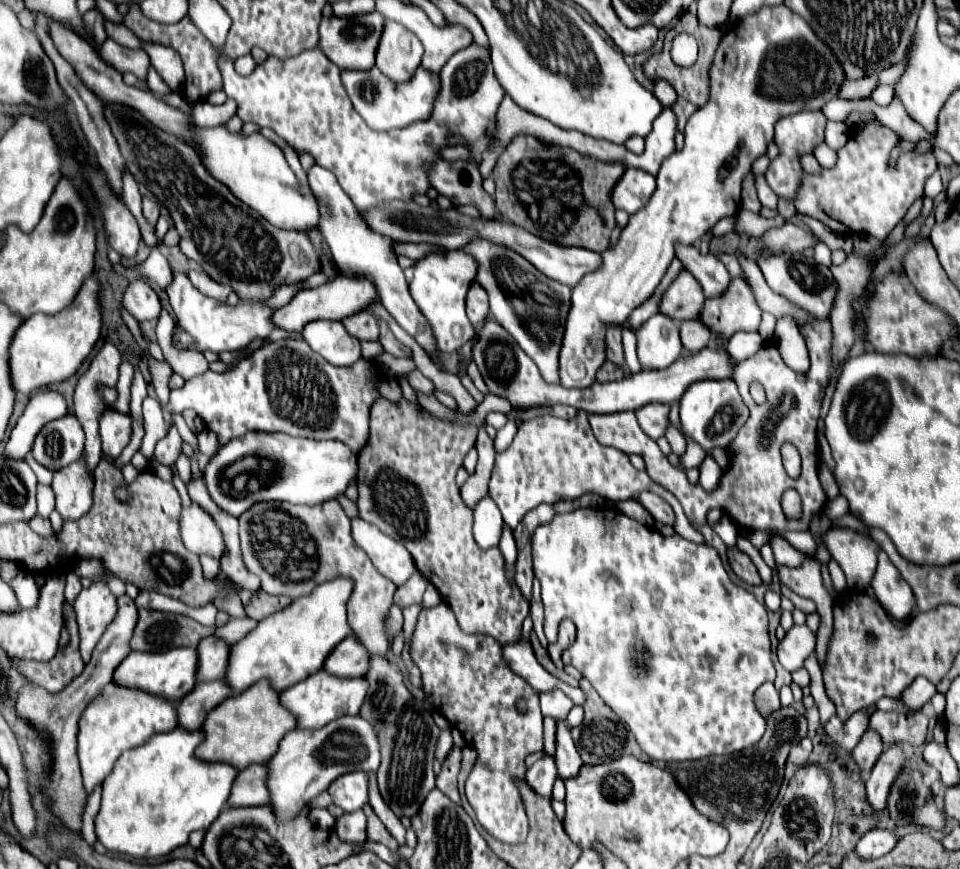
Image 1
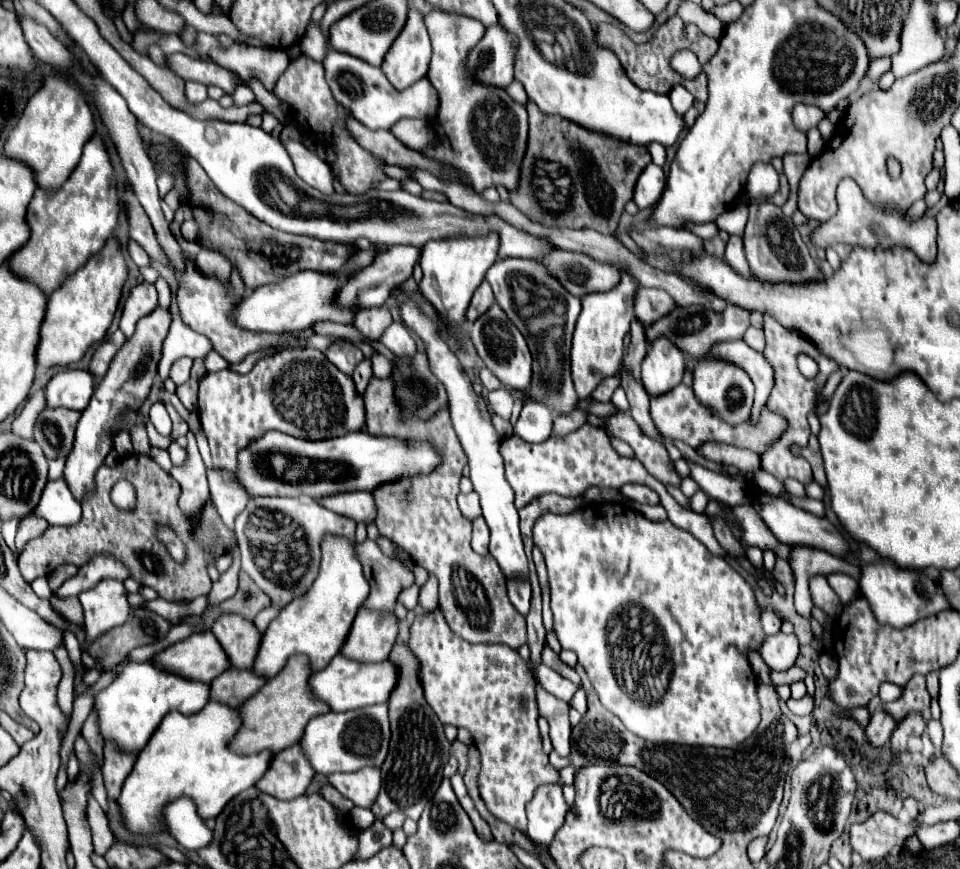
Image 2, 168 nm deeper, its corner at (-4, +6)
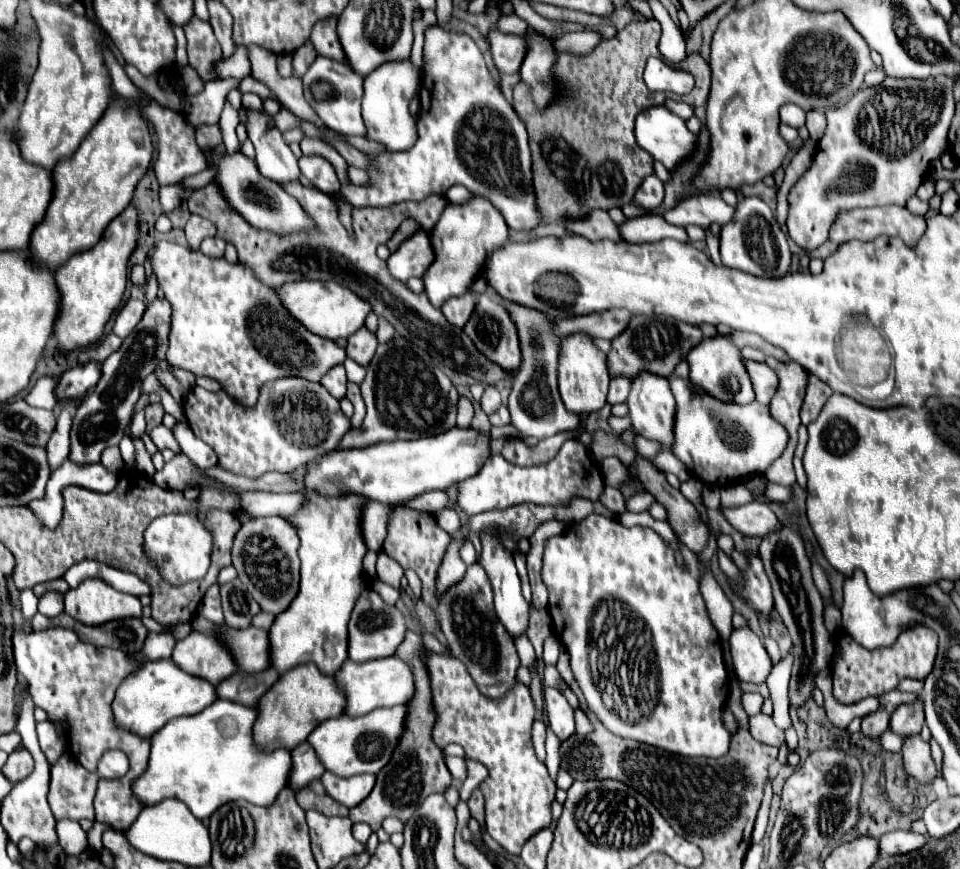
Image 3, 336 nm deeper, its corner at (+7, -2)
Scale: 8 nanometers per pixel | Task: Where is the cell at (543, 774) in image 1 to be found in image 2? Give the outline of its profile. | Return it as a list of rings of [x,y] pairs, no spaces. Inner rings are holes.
[[[544,786],[536,790],[536,796],[526,806],[528,814],[528,836],[540,846],[550,846],[556,830],[564,824],[568,804],[562,796],[562,788]]]

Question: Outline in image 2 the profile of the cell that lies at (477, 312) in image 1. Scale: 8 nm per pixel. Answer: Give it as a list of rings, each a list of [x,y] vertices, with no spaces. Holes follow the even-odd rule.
[[[482,282],[478,286],[478,290],[474,292],[472,296],[472,302],[468,306],[468,312],[466,312],[466,318],[470,322],[474,322],[478,316],[482,316],[490,306],[494,304],[494,296],[492,296],[492,288],[488,286],[488,282]]]

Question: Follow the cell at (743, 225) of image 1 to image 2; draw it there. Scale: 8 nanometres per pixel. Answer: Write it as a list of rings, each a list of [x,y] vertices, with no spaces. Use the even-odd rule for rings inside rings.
[[[734,206],[732,210],[724,212],[724,216],[720,216],[714,224],[718,226],[718,230],[726,230],[728,234],[742,234],[744,232],[744,224],[748,218],[748,208],[746,206]]]

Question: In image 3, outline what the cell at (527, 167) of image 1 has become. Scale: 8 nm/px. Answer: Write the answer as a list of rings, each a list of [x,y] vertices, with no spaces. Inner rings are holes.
[[[651,18],[631,22],[627,28],[619,30],[615,38],[601,40],[601,44],[589,54],[559,54],[555,70],[565,88],[565,96],[545,112],[531,104],[529,88],[523,82],[515,86],[513,108],[529,134],[533,188],[537,194],[537,214],[541,224],[571,218],[585,220],[585,216],[597,208],[621,208],[631,202],[643,178],[653,172],[653,158],[635,144],[635,116],[649,106],[663,104],[667,98],[695,106],[705,104],[711,72],[707,60],[697,52],[691,52],[685,64],[685,68],[695,76],[695,88],[691,94],[677,96],[647,88],[643,82],[643,70],[649,56],[661,56],[657,48],[659,38],[661,24]]]

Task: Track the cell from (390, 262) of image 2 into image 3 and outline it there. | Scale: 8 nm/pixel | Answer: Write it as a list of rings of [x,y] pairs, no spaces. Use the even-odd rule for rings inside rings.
[[[425,230],[413,234],[407,238],[389,258],[387,258],[387,268],[389,274],[401,282],[407,282],[409,278],[421,278],[423,272],[429,268],[433,262],[433,250],[431,242]]]

